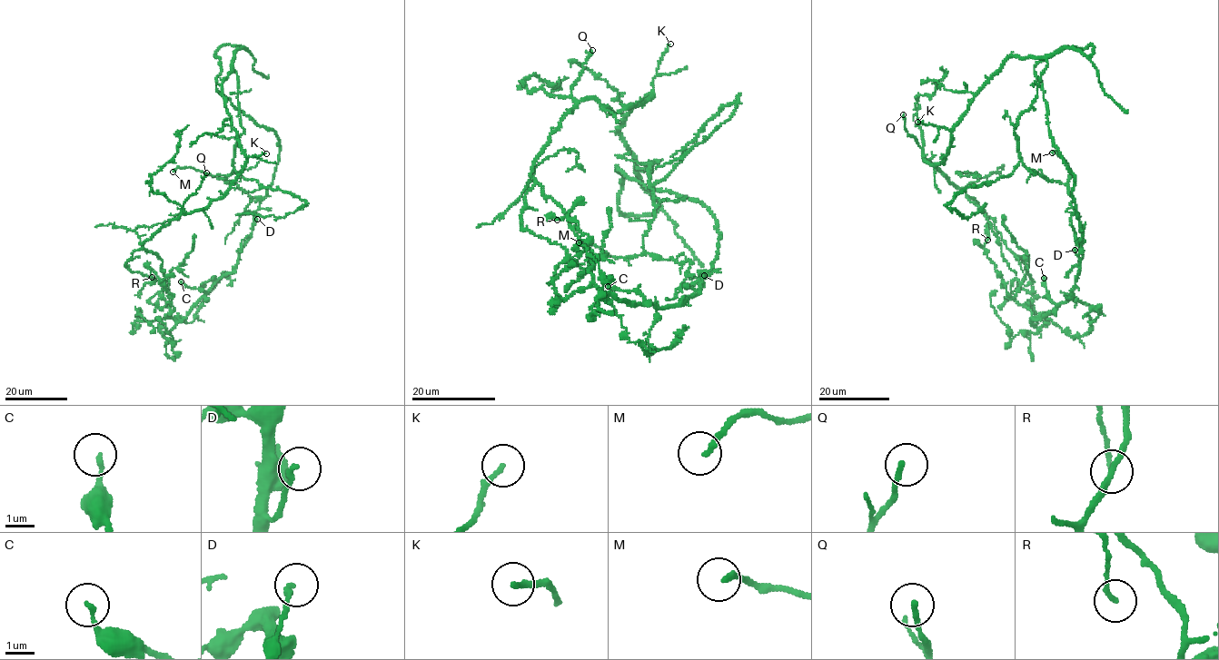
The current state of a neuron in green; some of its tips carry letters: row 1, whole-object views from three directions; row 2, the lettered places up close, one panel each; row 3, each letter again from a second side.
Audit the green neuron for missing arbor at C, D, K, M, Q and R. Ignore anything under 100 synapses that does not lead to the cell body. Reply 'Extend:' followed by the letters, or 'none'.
Extend: none

